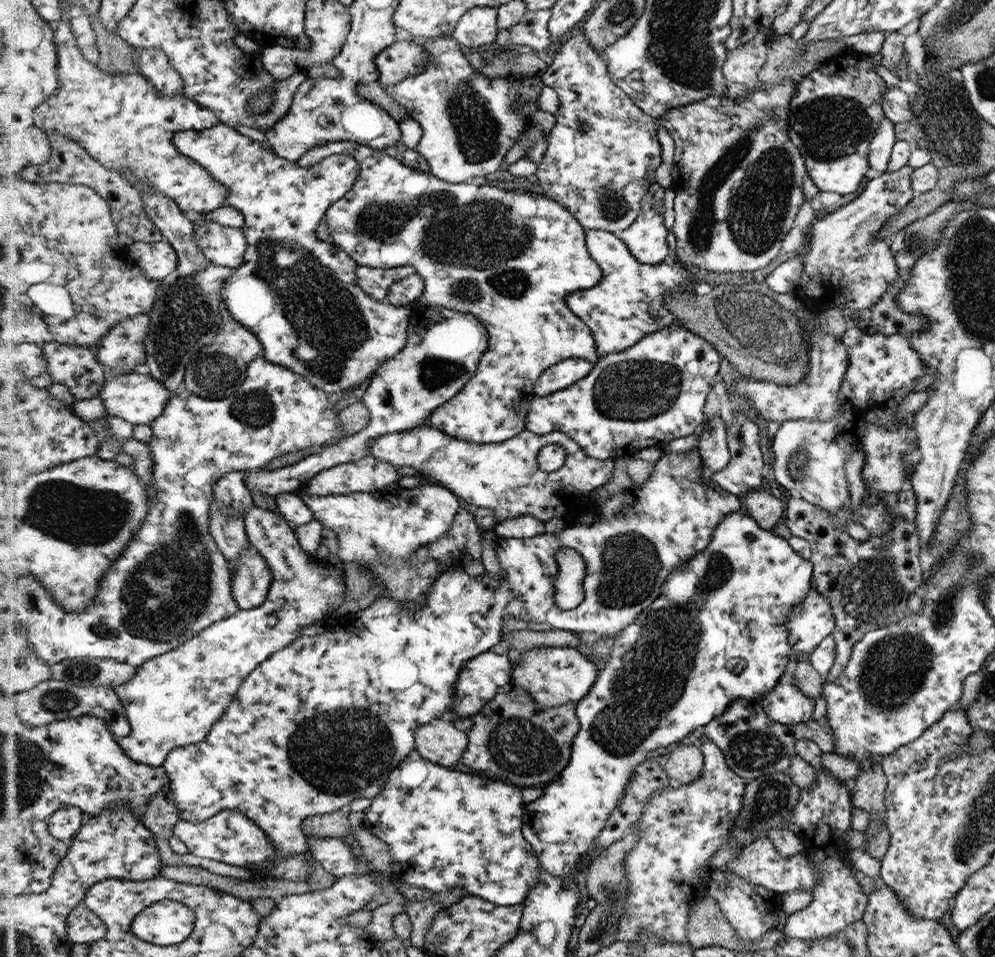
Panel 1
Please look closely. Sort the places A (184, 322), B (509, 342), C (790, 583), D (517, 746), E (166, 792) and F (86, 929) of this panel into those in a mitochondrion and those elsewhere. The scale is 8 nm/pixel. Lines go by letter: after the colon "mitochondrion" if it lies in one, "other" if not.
A: mitochondrion
B: other
C: other
D: mitochondrion
E: other
F: other

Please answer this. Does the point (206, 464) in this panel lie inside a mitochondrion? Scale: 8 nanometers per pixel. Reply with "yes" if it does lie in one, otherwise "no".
no

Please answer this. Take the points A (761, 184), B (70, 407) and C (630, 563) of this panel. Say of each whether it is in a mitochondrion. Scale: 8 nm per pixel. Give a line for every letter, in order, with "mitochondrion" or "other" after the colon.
A: mitochondrion
B: other
C: mitochondrion

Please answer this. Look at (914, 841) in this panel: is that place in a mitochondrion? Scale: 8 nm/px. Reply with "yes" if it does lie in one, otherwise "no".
no

